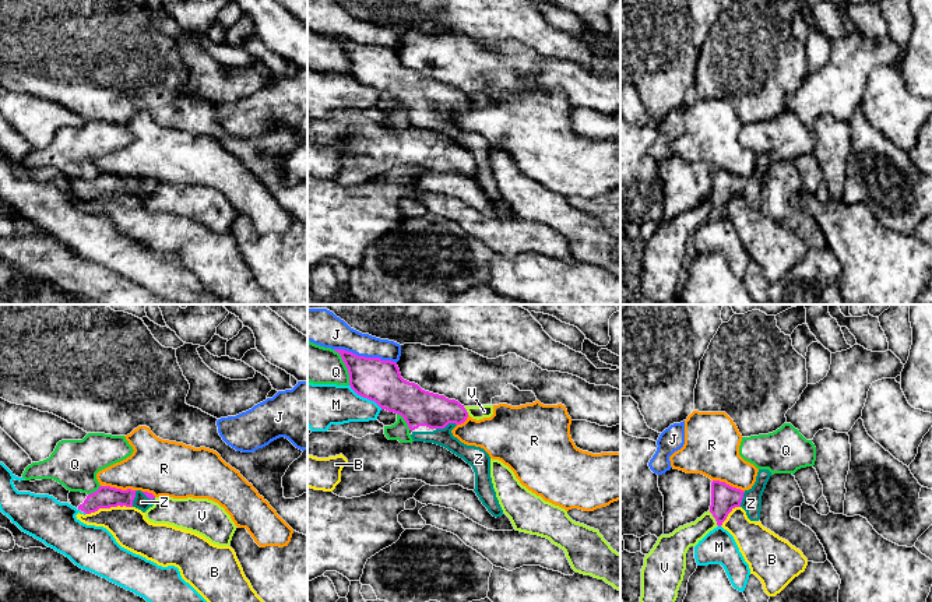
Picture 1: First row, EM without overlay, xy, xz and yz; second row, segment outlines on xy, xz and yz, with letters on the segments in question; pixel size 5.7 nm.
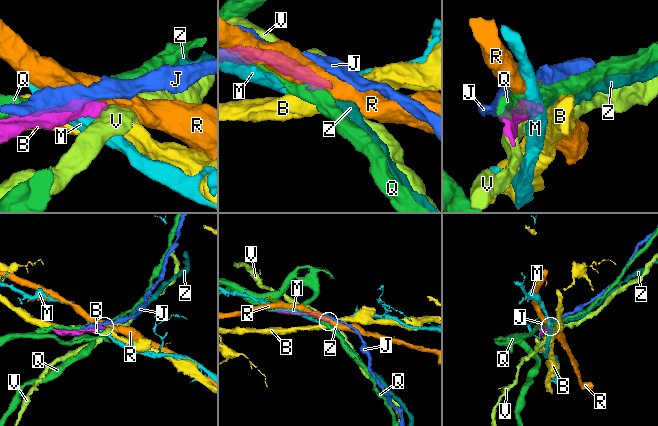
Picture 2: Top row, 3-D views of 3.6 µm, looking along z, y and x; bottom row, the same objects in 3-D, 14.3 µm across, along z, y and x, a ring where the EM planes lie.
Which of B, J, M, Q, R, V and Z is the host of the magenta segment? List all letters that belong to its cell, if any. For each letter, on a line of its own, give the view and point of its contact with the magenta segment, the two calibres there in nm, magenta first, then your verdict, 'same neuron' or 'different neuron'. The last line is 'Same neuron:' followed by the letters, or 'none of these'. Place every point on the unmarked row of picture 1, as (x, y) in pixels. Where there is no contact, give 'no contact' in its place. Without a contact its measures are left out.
B: xy (108, 194) | 130/220 nm | different neuron
J: xz (363, 43) | 240/190 nm | different neuron
M: xz (365, 84) | 240/240 nm | different neuron
Q: xz (345, 52) | 240/220 nm | different neuron
R: xy (120, 176) | 130/320 nm | different neuron
V: yz (714, 204) | 160/140 nm | different neuron
Z: xz (446, 112) | 200/110 nm | same neuron
Same neuron: Z

